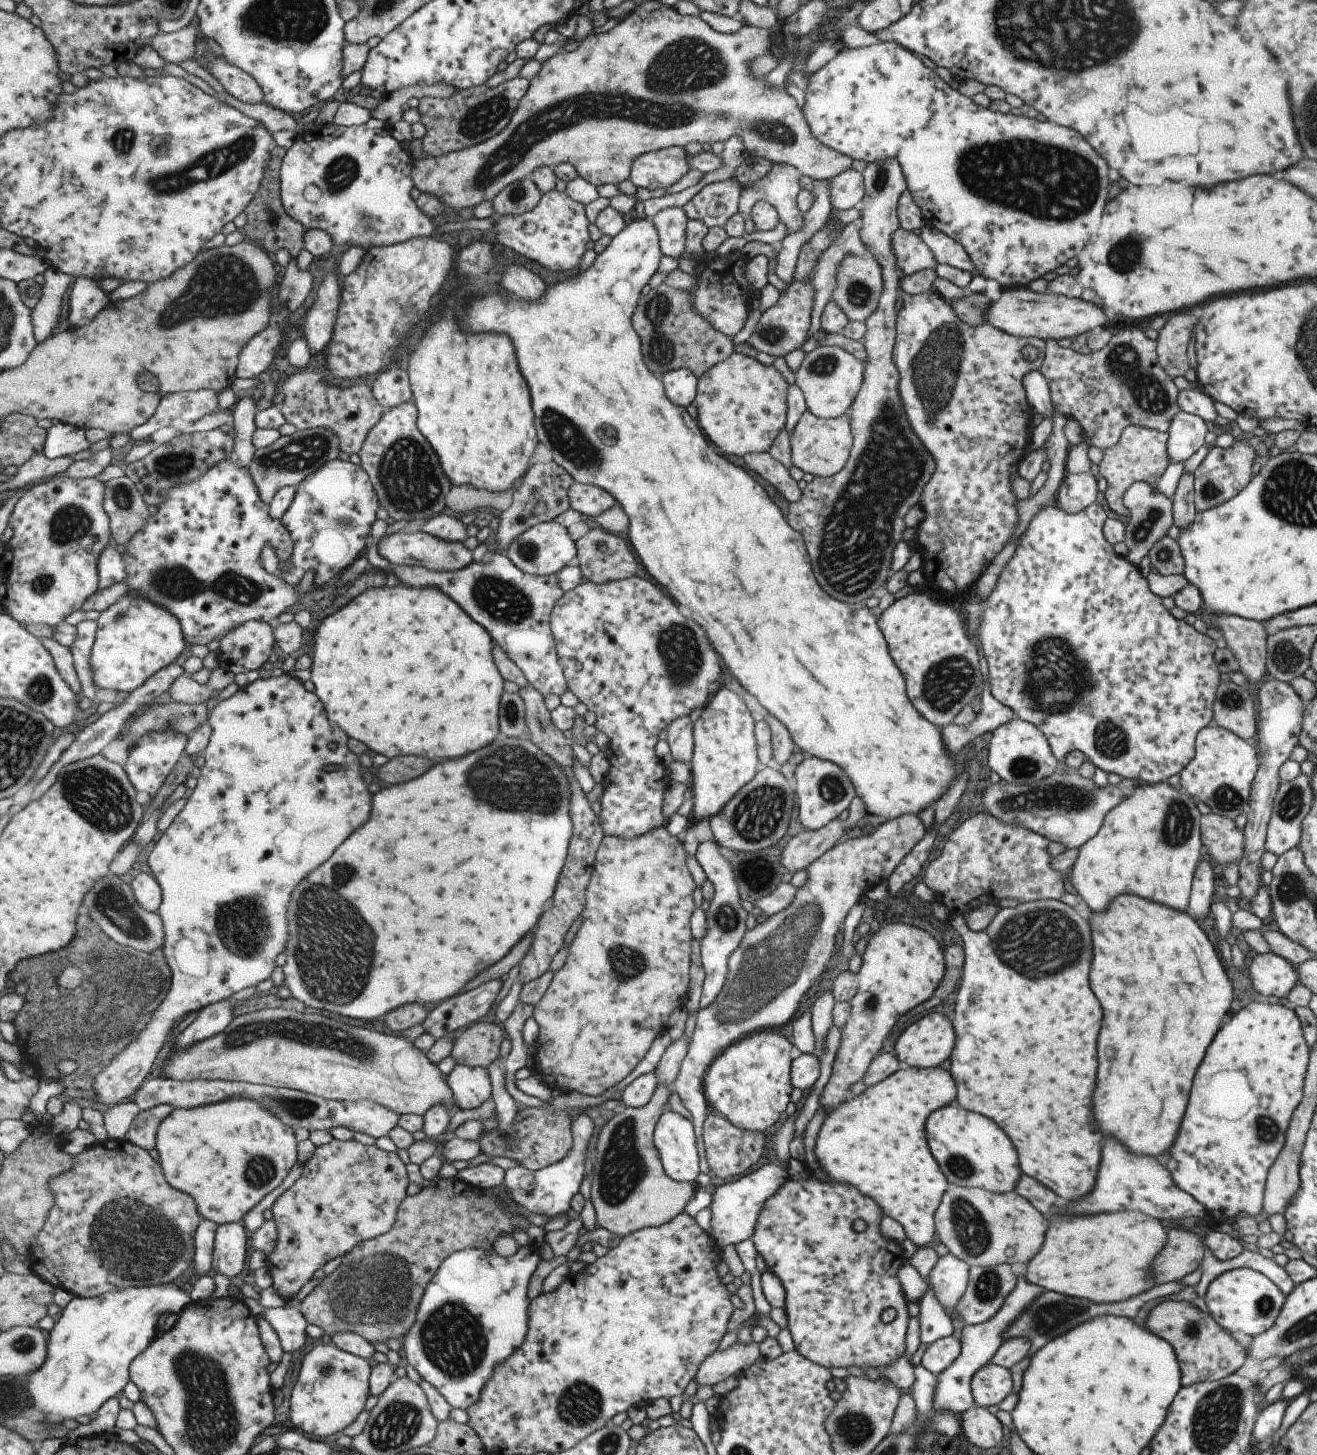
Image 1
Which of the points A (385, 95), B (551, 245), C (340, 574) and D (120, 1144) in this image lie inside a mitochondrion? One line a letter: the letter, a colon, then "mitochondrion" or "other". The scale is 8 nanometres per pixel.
A: other
B: other
C: other
D: other

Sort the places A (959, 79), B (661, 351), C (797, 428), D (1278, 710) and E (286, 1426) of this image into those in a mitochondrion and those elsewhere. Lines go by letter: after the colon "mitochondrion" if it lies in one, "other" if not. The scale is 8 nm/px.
A: other
B: mitochondrion
C: other
D: other
E: other

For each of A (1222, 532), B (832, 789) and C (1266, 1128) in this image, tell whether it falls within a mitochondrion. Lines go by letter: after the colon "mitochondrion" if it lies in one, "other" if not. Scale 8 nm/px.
A: other
B: mitochondrion
C: mitochondrion

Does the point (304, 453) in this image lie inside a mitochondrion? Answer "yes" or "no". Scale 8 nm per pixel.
yes

